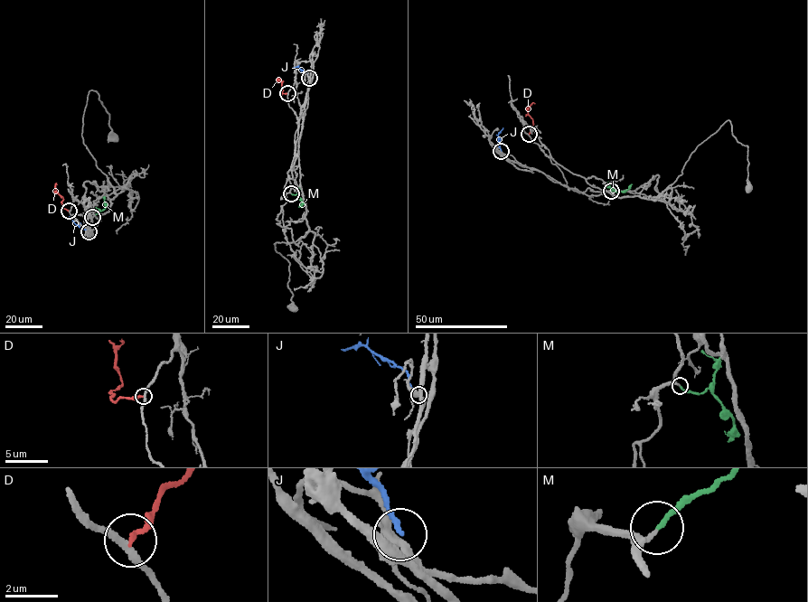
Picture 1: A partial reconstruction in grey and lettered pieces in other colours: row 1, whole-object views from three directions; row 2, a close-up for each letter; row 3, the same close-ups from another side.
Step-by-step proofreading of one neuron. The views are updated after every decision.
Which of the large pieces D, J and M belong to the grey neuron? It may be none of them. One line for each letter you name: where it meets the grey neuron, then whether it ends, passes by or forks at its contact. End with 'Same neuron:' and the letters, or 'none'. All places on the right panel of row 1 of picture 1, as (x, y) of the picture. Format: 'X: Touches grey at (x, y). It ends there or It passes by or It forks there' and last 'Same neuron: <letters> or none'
M: Touches grey at (611, 191). It ends there
Same neuron: M

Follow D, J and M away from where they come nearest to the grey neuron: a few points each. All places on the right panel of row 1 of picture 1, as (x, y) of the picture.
D: (528, 134), (533, 123), (527, 108), (534, 103)
J: (501, 151), (498, 136), (503, 127)
M: (611, 191), (625, 192), (632, 184)

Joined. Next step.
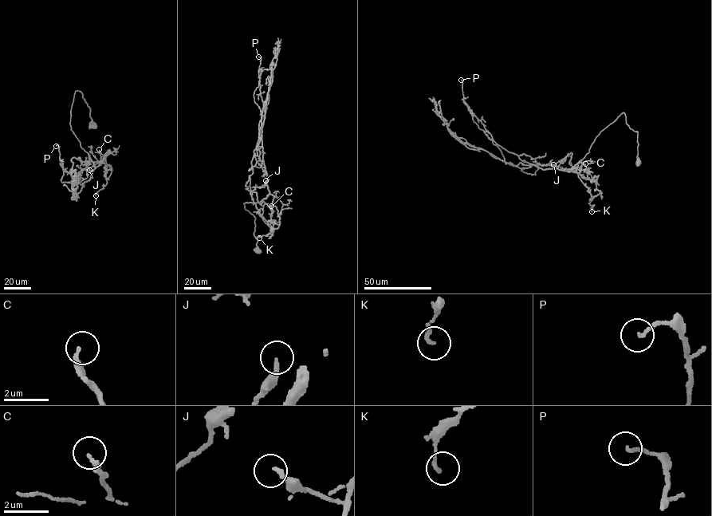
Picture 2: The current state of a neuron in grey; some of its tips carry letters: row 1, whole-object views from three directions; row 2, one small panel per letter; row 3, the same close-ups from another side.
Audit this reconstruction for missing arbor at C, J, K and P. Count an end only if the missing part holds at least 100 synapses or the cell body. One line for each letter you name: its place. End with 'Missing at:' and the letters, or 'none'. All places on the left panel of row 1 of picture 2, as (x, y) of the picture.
Missing at: none

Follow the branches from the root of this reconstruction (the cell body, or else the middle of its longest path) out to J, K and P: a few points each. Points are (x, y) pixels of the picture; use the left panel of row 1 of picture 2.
J: (94, 125), (82, 93), (76, 91), (71, 110), (71, 128), (95, 167), (93, 171), (89, 170)
K: (94, 125), (82, 93), (76, 91), (71, 128), (94, 166), (101, 162), (112, 170), (107, 184), (96, 195)
P: (94, 125), (82, 93), (76, 91), (71, 128), (95, 167), (81, 185), (63, 169), (56, 146)

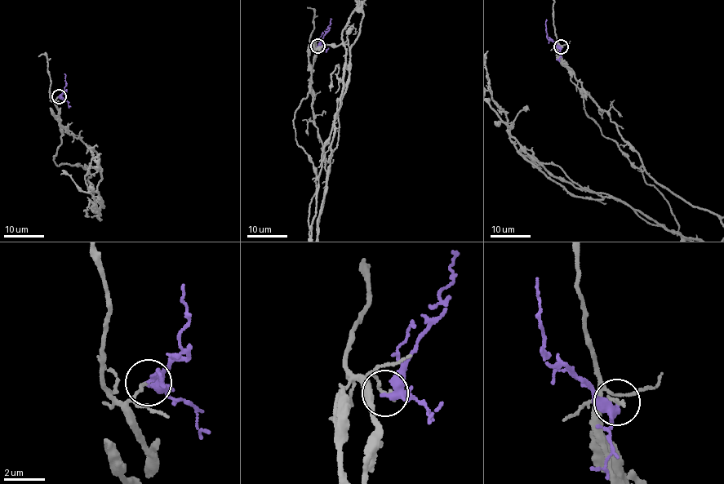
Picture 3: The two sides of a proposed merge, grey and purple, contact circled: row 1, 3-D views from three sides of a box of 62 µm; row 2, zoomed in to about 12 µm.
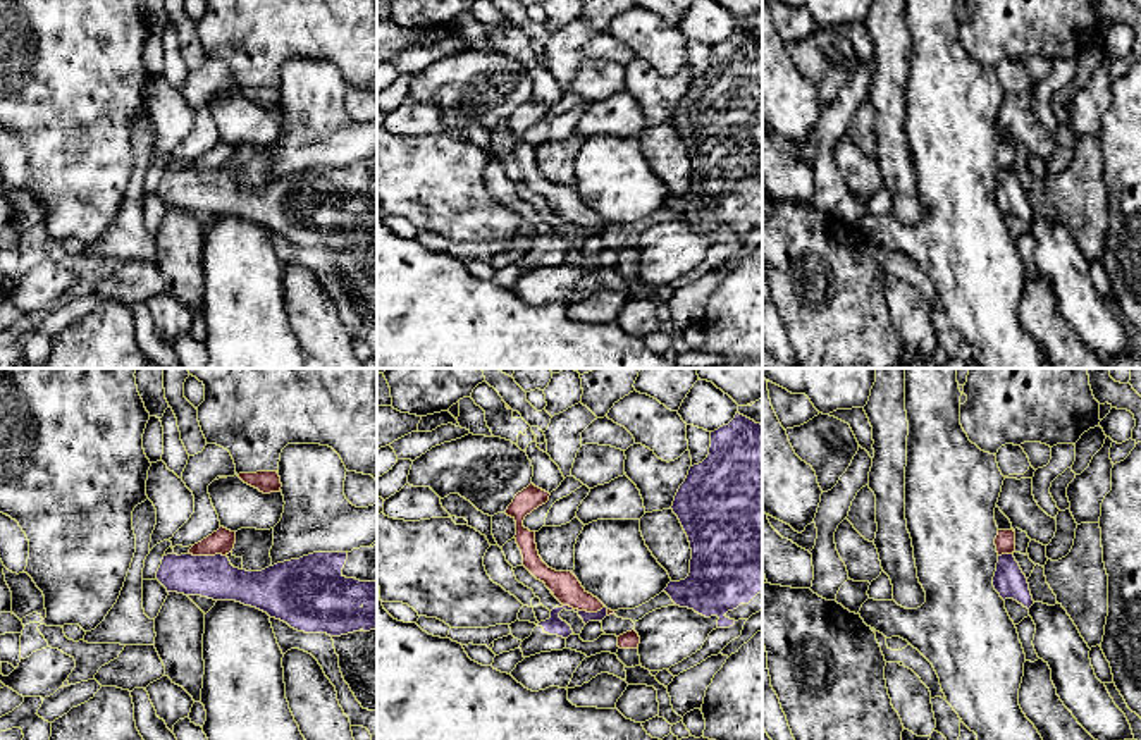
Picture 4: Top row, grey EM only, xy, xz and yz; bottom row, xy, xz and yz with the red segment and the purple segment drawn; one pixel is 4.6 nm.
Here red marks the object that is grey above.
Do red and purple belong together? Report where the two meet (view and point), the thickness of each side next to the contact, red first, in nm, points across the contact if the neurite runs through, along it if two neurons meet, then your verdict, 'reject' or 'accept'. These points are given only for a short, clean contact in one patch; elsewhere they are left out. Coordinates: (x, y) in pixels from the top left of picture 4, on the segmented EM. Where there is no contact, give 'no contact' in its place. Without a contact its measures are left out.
contact xz (587, 611); calibres 140 and 90 nm; border xz (563, 604), (587, 611), (604, 608), (608, 615); reject

